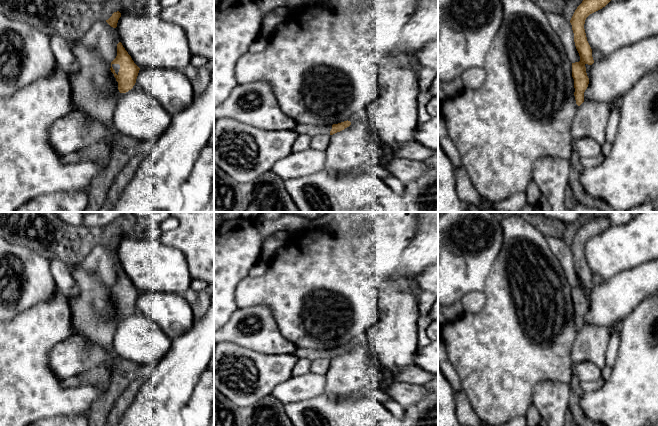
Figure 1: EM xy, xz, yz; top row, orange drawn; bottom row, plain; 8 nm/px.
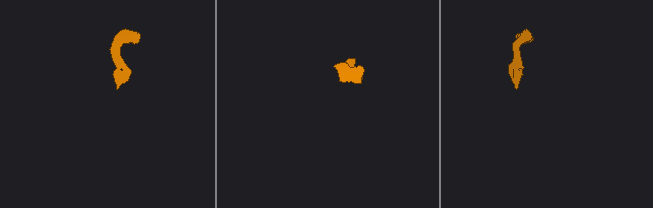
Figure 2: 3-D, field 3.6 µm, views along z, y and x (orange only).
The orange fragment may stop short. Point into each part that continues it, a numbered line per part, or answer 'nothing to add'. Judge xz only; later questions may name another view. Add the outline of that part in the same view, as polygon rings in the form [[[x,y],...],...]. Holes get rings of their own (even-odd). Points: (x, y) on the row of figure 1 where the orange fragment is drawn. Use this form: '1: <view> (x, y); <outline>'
1: xz (311, 130); [[[298,121],[293,130],[298,135],[299,134],[306,134],[310,137],[313,137],[313,136],[318,135],[321,132],[324,133],[324,134],[330,135],[331,129],[332,129],[332,125],[331,126],[319,127],[319,126],[316,126],[316,125],[302,124]]]

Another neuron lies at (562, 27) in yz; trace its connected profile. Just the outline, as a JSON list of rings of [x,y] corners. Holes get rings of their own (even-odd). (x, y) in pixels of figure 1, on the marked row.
[[[545,12],[551,27],[554,32],[559,36],[568,58],[572,63],[579,62],[580,56],[576,49],[574,42],[574,33],[572,25],[563,15]]]

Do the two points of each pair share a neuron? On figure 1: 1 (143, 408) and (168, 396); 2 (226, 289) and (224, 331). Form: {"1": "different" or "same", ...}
{"1": "same", "2": "different"}

